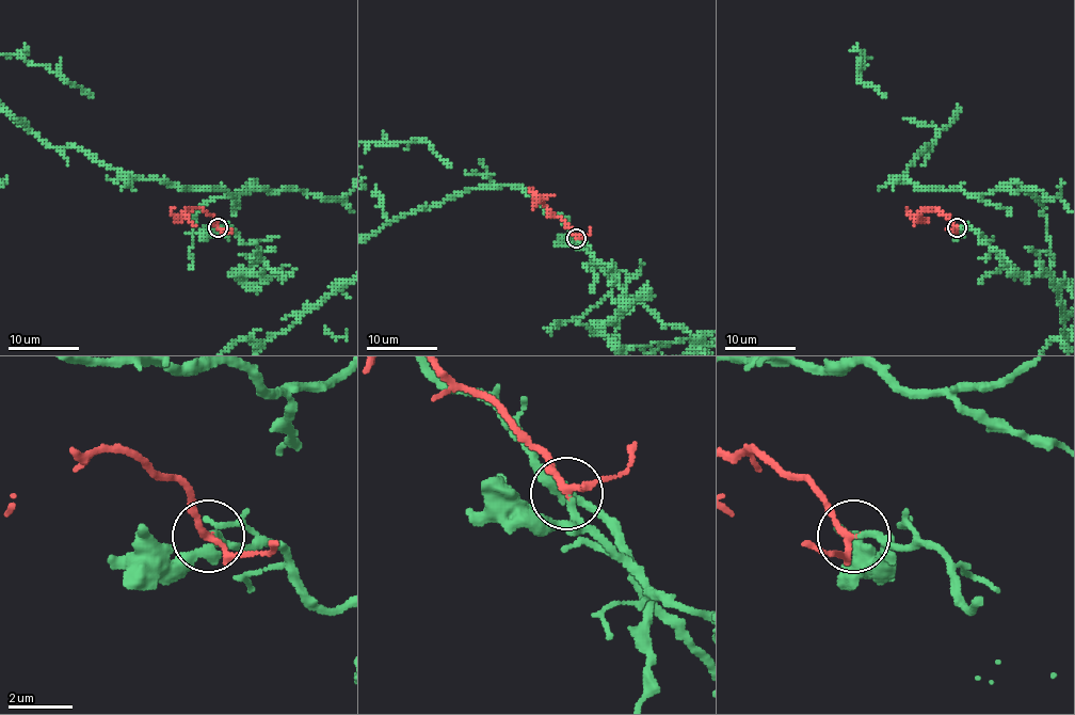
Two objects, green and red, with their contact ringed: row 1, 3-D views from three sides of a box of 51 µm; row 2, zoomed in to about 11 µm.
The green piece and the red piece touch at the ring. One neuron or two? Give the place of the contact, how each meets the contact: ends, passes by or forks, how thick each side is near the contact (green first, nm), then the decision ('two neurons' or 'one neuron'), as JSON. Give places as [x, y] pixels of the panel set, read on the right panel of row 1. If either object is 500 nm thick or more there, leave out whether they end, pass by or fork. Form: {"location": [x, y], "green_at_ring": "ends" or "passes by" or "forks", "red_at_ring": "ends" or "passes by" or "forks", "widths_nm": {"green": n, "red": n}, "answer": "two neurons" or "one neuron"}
{"location": [957, 227], "green_at_ring": "ends", "red_at_ring": "passes by", "widths_nm": {"green": 200, "red": 190}, "answer": "one neuron"}

